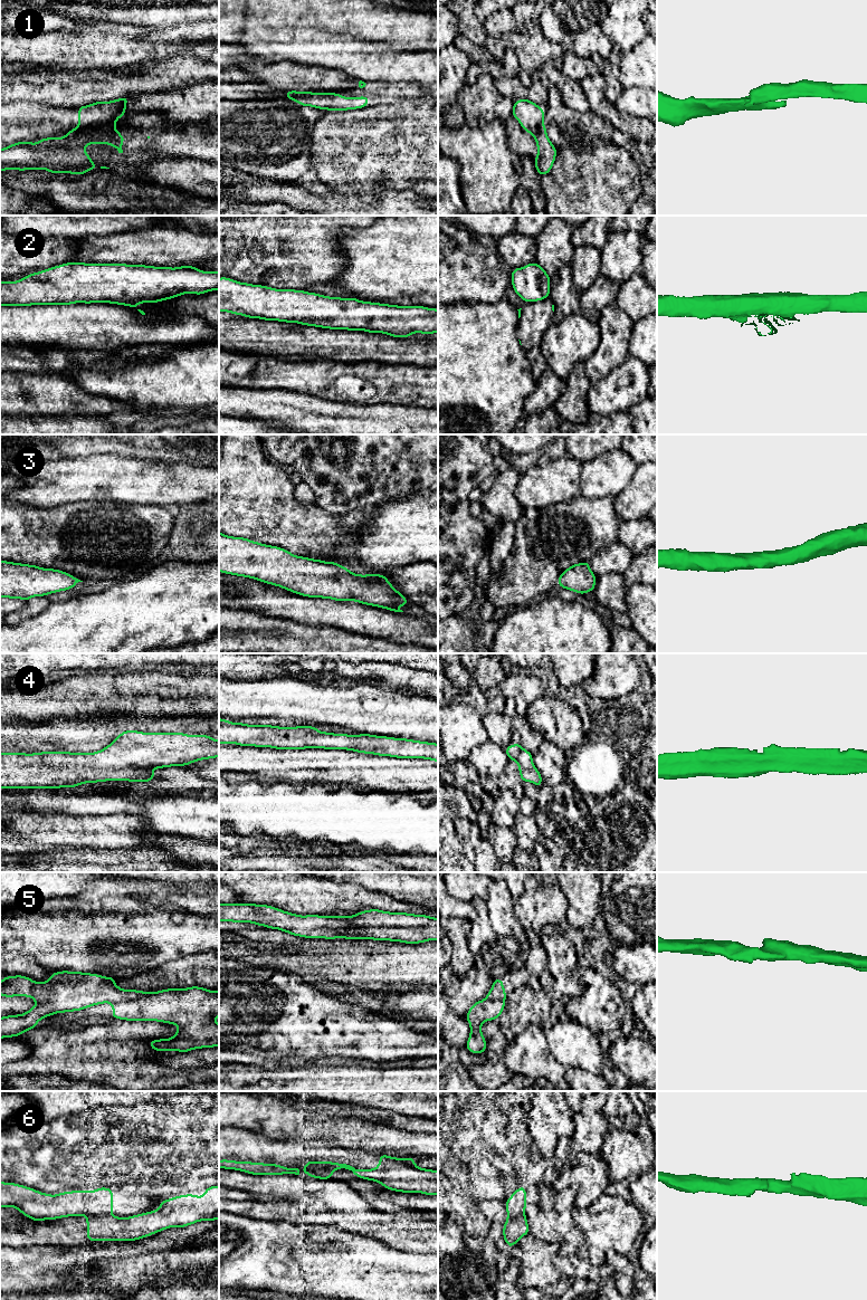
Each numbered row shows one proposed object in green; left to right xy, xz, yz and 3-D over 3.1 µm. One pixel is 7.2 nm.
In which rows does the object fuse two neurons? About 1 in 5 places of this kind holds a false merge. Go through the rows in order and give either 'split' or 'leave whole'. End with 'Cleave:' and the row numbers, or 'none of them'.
1: split
2: leave whole
3: leave whole
4: leave whole
5: split
6: split
Cleave: 1, 5, 6

